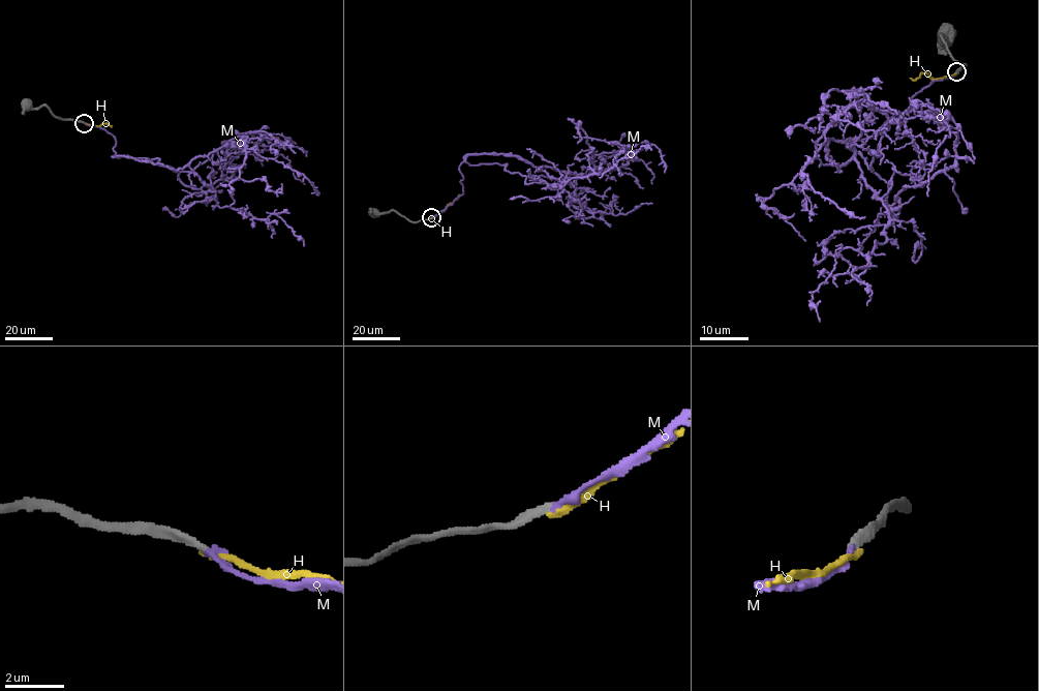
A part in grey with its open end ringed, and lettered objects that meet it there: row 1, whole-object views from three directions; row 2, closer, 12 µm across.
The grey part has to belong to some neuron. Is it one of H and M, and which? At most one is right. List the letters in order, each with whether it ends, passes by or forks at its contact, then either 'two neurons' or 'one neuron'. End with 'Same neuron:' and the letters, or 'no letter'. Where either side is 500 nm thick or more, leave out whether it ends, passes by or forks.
H: it ends; two neurons
M: it ends; one neuron
Same neuron: M

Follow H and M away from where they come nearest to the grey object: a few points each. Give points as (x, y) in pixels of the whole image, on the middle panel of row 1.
H: (431, 218), (459, 194)
M: (431, 217), (462, 194), (460, 164), (469, 154), (588, 176), (593, 155), (645, 142), (660, 150), (664, 173)

